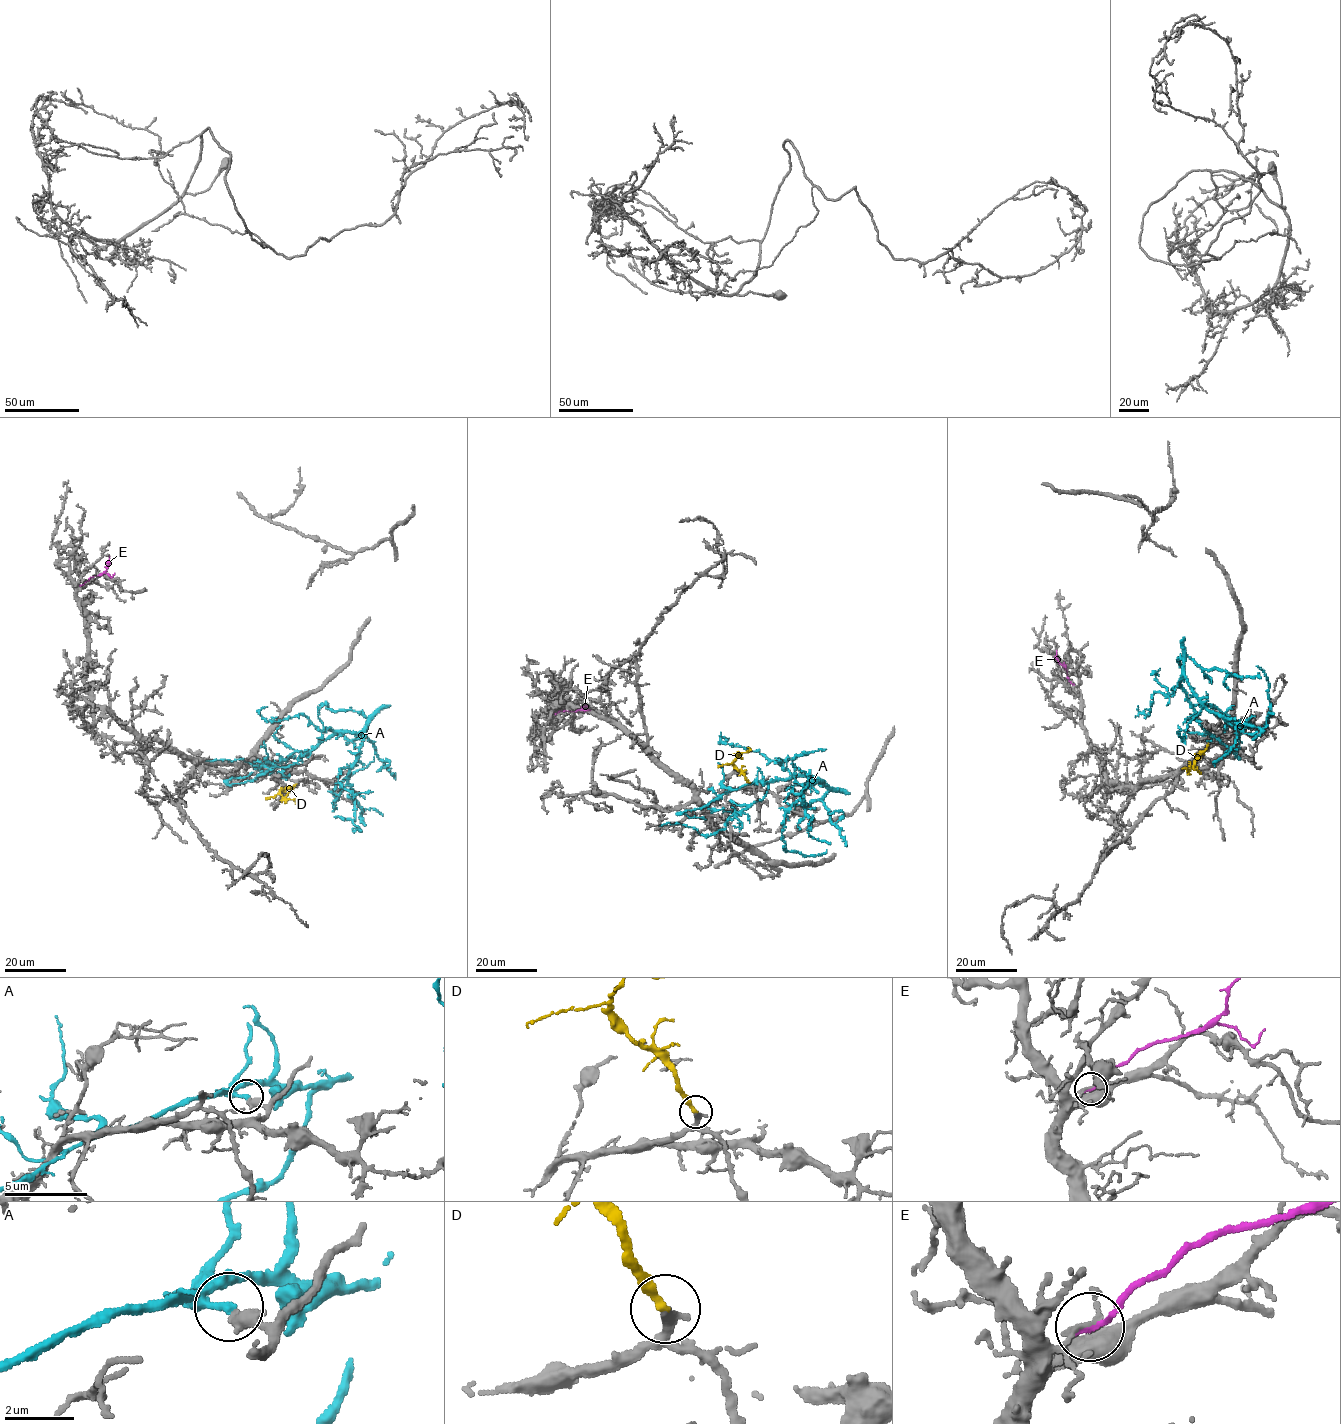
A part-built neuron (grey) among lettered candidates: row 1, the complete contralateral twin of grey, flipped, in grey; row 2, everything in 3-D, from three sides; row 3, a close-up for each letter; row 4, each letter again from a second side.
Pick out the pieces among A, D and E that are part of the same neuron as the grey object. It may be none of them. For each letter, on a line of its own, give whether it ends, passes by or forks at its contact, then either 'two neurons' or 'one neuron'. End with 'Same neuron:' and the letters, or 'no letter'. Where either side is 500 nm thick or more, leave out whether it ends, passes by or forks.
A: it ends there; two neurons
D: it ends there; one neuron
E: it ends there; two neurons
Same neuron: D

